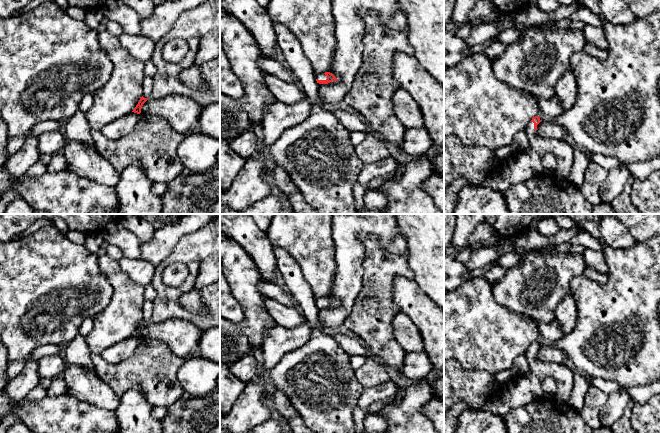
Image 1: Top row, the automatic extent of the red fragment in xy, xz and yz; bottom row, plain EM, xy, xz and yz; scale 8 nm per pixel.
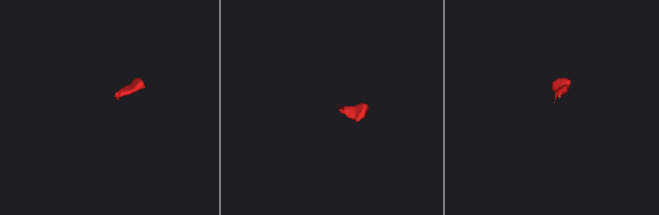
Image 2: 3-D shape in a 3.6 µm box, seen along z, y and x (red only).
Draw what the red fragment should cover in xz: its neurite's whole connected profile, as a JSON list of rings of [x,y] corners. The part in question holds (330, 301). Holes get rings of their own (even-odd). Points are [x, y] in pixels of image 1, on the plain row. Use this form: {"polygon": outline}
{"polygon": [[[325,296],[324,298],[316,299],[316,305],[319,308],[328,308],[332,305],[337,305],[338,303],[330,296]]]}

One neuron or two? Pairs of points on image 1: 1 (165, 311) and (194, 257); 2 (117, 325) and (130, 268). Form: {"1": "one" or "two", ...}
{"1": "one", "2": "two"}

